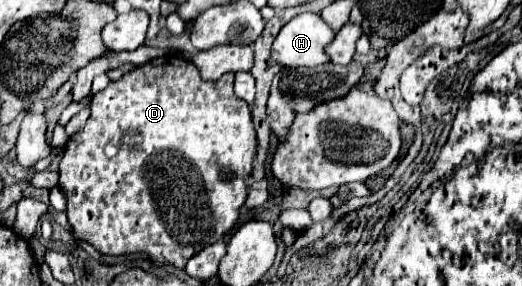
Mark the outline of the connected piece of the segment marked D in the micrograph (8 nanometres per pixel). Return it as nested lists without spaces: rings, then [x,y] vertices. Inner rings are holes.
[[[171,54],[133,68],[121,80],[111,82],[103,92],[95,94],[95,98],[91,102],[91,116],[89,116],[87,124],[69,138],[69,142],[65,146],[65,154],[59,162],[59,188],[63,190],[63,194],[67,198],[67,218],[75,230],[75,238],[89,242],[103,254],[145,252],[155,264],[173,264],[177,268],[185,268],[187,260],[193,254],[197,254],[199,250],[203,250],[205,246],[209,246],[213,242],[219,242],[225,236],[225,232],[229,232],[233,228],[233,224],[239,216],[239,208],[243,206],[243,202],[247,198],[247,178],[253,168],[255,146],[257,146],[257,140],[255,140],[255,128],[251,122],[251,110],[245,100],[241,100],[233,94],[233,74],[231,72],[225,72],[219,80],[205,82],[205,80],[201,80],[201,76],[191,60],[171,56]],[[107,146],[113,146],[113,154],[109,154],[105,150]],[[185,236],[189,236],[191,242],[185,242],[183,240]]]

